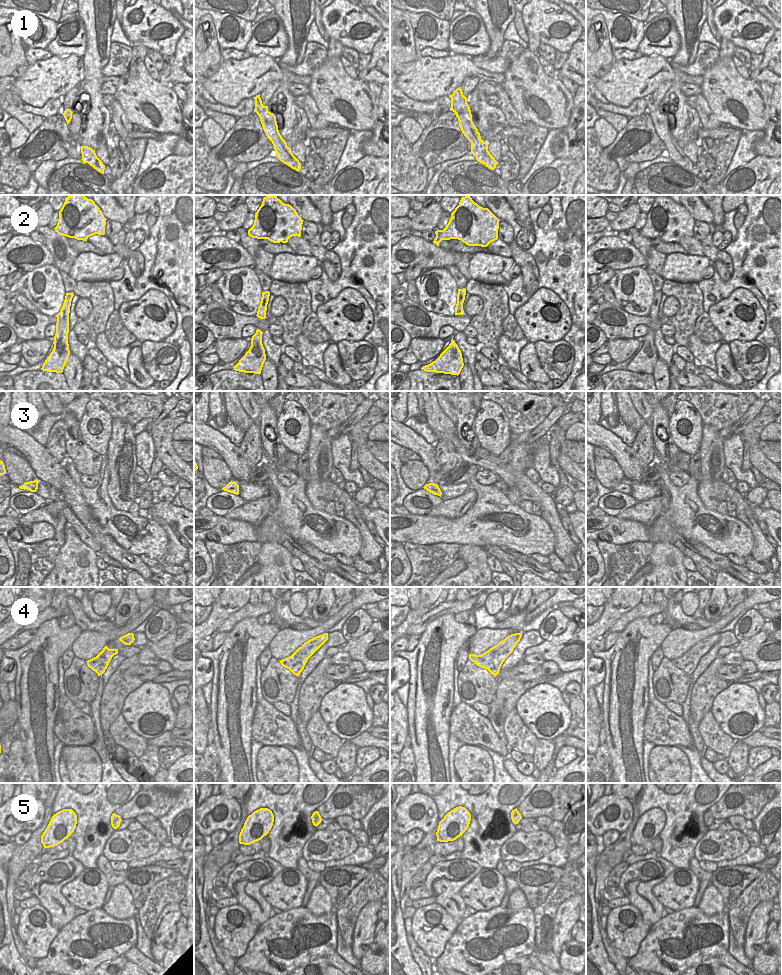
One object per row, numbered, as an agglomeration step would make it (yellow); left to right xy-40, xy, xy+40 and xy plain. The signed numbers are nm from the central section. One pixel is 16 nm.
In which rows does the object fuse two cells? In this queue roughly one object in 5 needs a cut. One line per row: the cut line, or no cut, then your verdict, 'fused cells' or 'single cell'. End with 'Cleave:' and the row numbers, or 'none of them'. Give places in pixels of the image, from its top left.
1: cut none; single cell
2: cut none; single cell
3: cut none; single cell
4: cut none; single cell
5: cut none; single cell
Cleave: none of them

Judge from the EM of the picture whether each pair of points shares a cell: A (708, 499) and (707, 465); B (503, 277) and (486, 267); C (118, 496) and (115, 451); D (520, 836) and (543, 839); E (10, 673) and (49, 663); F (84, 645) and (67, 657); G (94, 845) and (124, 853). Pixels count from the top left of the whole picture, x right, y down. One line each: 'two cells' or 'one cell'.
A: one cell
B: one cell
C: one cell
D: one cell
E: two cells
F: two cells
G: two cells

